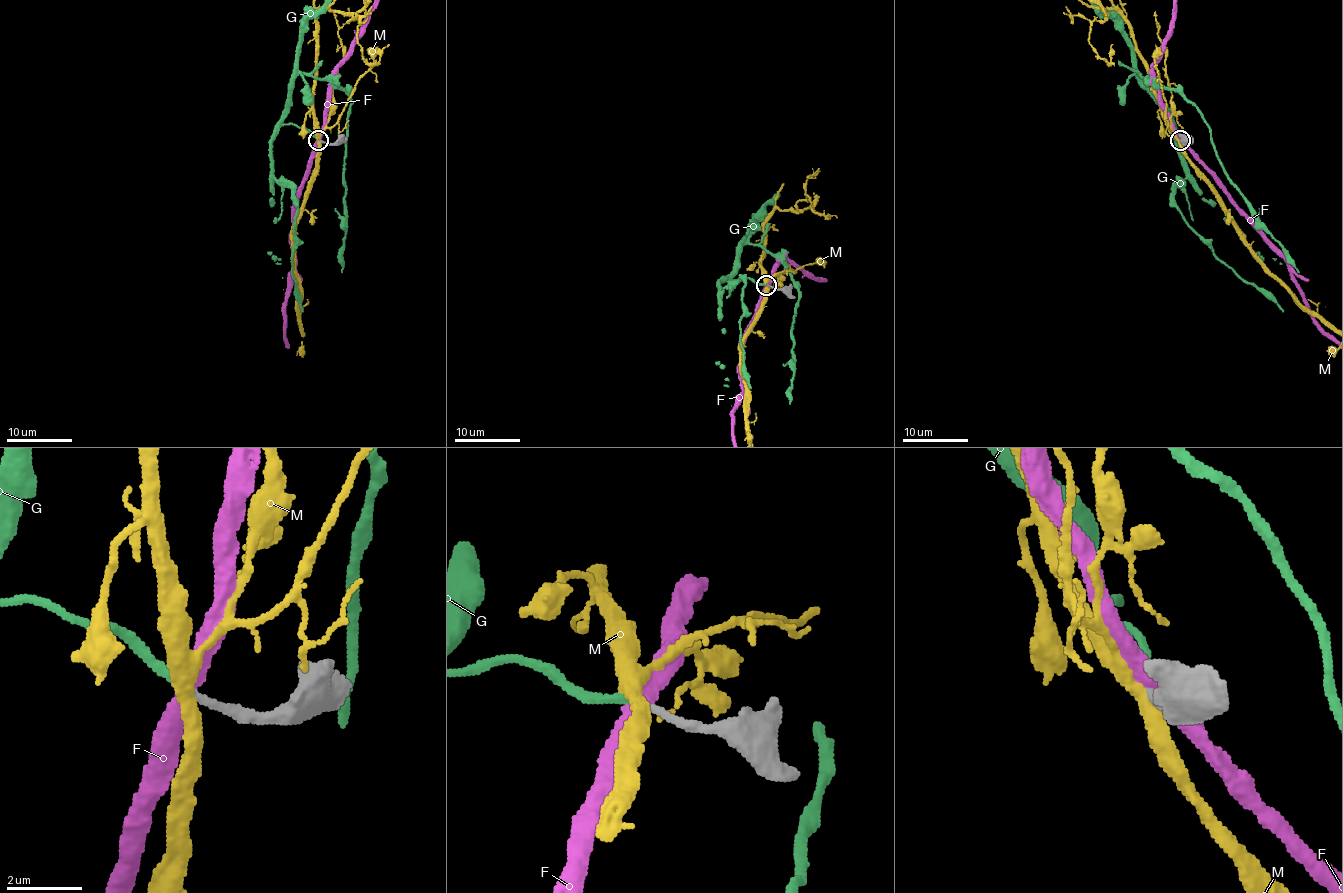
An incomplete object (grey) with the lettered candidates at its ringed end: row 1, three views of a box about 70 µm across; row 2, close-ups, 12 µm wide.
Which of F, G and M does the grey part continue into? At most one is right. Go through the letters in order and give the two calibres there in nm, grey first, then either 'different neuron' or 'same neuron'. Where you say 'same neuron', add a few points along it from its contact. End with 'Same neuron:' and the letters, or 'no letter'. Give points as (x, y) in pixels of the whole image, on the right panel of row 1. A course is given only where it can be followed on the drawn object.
F: 220/480 nm | different neuron
G: 220/240 nm | same neuron
M: 220/440 nm | different neuron
Same neuron: G

